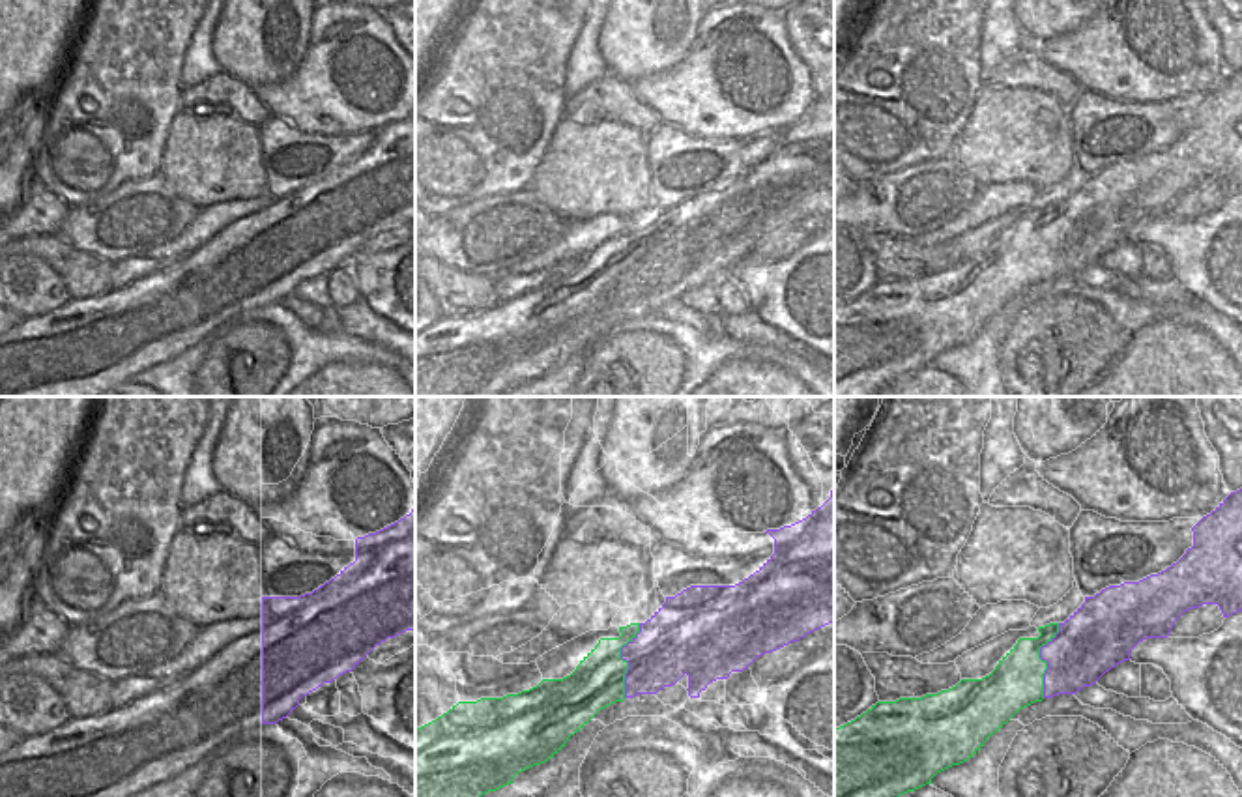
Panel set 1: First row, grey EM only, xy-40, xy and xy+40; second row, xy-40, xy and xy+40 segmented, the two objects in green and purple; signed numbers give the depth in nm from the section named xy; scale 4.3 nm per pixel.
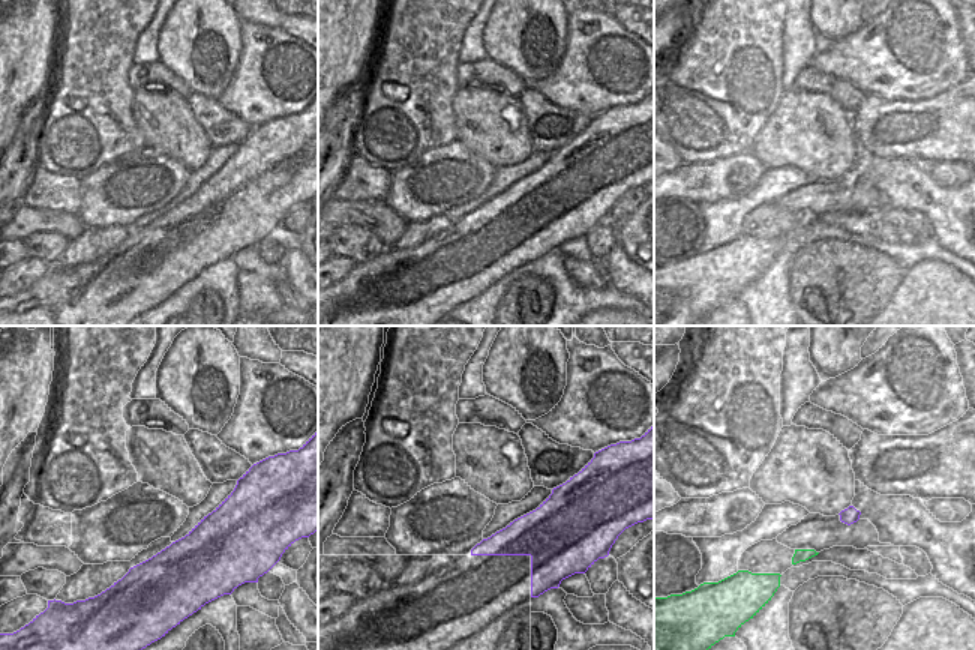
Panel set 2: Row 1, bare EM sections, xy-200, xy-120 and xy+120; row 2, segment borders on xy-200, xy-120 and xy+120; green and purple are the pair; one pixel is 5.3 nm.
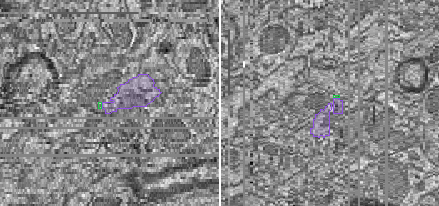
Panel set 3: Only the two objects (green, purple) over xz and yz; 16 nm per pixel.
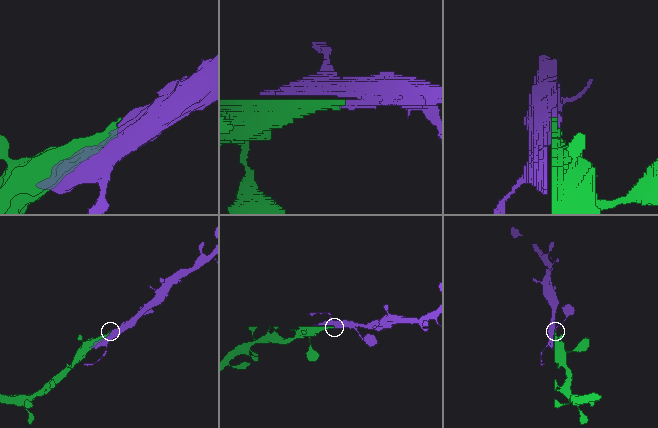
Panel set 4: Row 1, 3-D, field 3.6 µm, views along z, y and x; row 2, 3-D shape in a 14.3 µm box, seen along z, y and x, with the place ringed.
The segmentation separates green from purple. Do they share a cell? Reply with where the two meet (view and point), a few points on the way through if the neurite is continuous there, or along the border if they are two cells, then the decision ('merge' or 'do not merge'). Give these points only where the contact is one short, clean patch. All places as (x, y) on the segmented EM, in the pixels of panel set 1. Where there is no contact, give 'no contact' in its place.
meets green in xy at (625, 661); runs through xy (599, 680), (625, 661), (642, 661), (676, 640); merge

